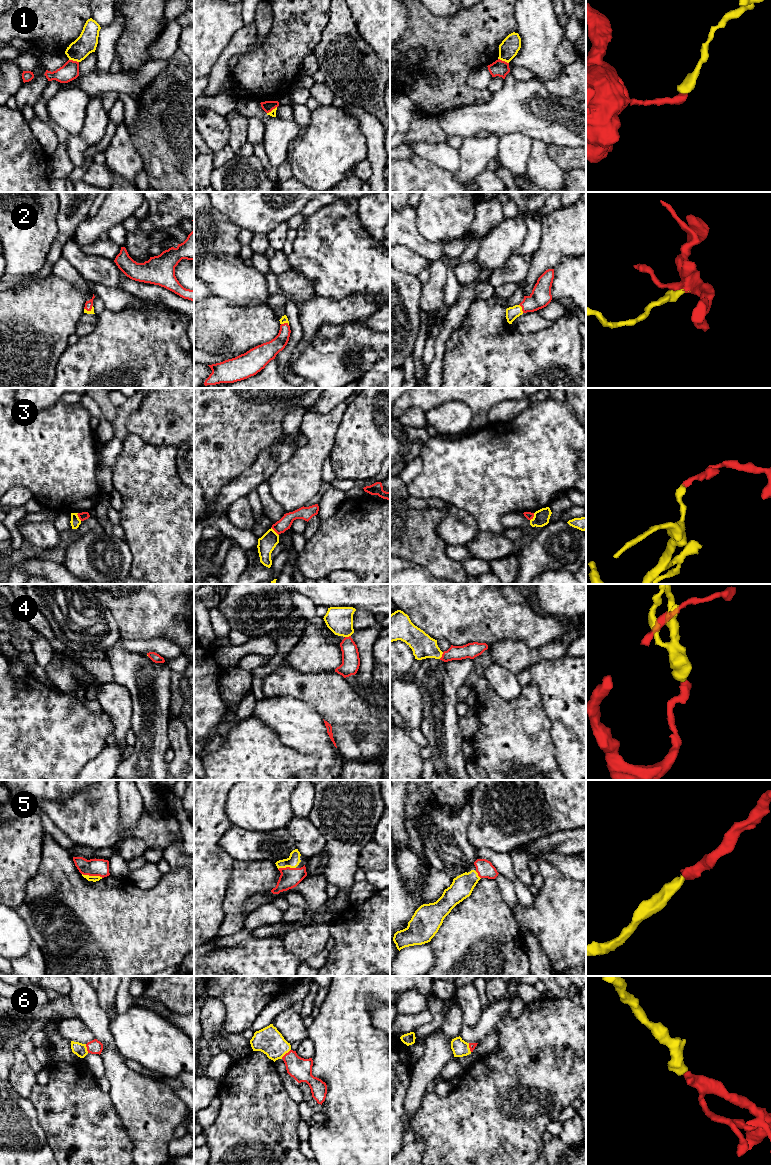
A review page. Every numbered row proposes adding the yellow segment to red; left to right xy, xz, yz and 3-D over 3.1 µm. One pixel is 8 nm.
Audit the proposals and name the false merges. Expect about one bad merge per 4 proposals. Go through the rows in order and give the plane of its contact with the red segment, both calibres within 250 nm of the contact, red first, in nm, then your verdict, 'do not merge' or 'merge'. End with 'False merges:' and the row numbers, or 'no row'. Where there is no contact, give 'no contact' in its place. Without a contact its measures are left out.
1: contact in yz; calibres 130 and 160 nm; do not merge
2: contact in xz; calibres 140 and 60 nm; merge
3: contact in yz; calibres 60 and 130 nm; do not merge
4: contact in yz; calibres 130 and 190 nm; merge
5: contact in xy; calibres 140 and 50 nm; merge
6: contact in xz; calibres 180 and 220 nm; merge
False merges: 1, 3

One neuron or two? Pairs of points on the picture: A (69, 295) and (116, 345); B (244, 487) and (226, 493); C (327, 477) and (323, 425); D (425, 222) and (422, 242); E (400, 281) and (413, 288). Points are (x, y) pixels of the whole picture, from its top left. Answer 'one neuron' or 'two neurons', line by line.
A: two neurons
B: one neuron
C: two neurons
D: two neurons
E: one neuron

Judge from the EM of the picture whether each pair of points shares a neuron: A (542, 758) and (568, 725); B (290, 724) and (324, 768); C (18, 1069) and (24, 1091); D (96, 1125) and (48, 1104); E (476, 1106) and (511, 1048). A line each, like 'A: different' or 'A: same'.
A: different
B: same
C: same
D: same
E: same

